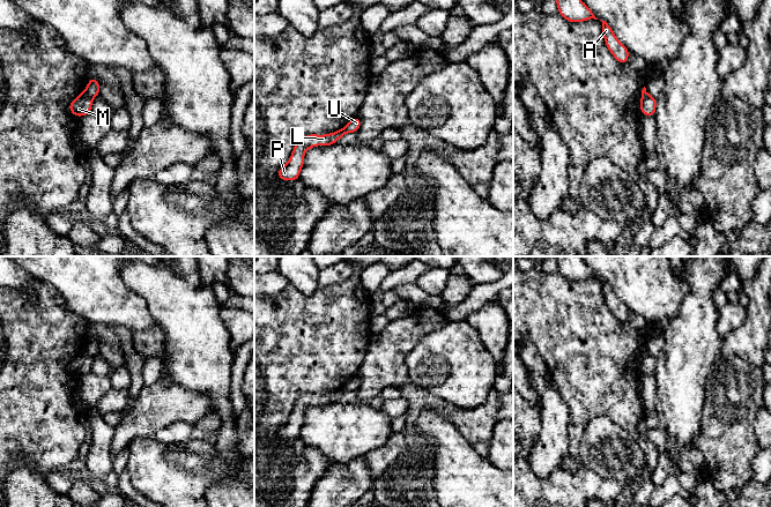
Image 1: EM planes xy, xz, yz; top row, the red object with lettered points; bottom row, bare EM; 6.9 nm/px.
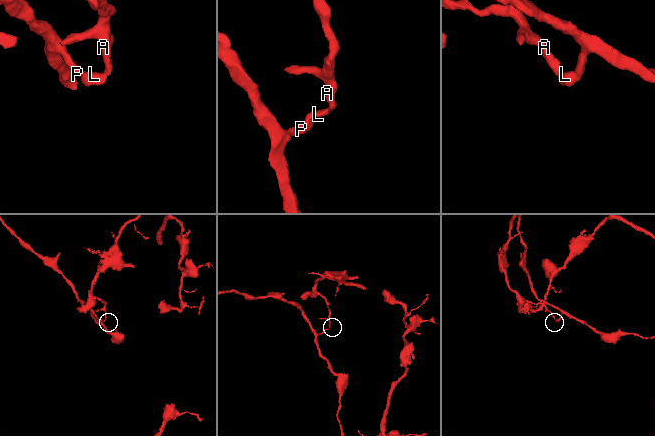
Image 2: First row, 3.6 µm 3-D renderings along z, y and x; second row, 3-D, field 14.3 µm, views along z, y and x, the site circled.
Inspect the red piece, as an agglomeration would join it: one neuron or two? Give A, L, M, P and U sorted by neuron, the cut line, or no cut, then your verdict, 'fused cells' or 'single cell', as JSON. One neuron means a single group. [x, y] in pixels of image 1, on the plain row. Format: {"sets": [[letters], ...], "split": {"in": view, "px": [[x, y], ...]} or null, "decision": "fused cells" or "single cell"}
{"sets": [["A", "U"], ["L", "M", "P"]], "split": {"in": "xy", "px": [[82, 350], [91, 357]]}, "decision": "fused cells"}

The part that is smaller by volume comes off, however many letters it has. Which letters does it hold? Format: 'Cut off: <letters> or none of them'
Cut off: L, M, P

